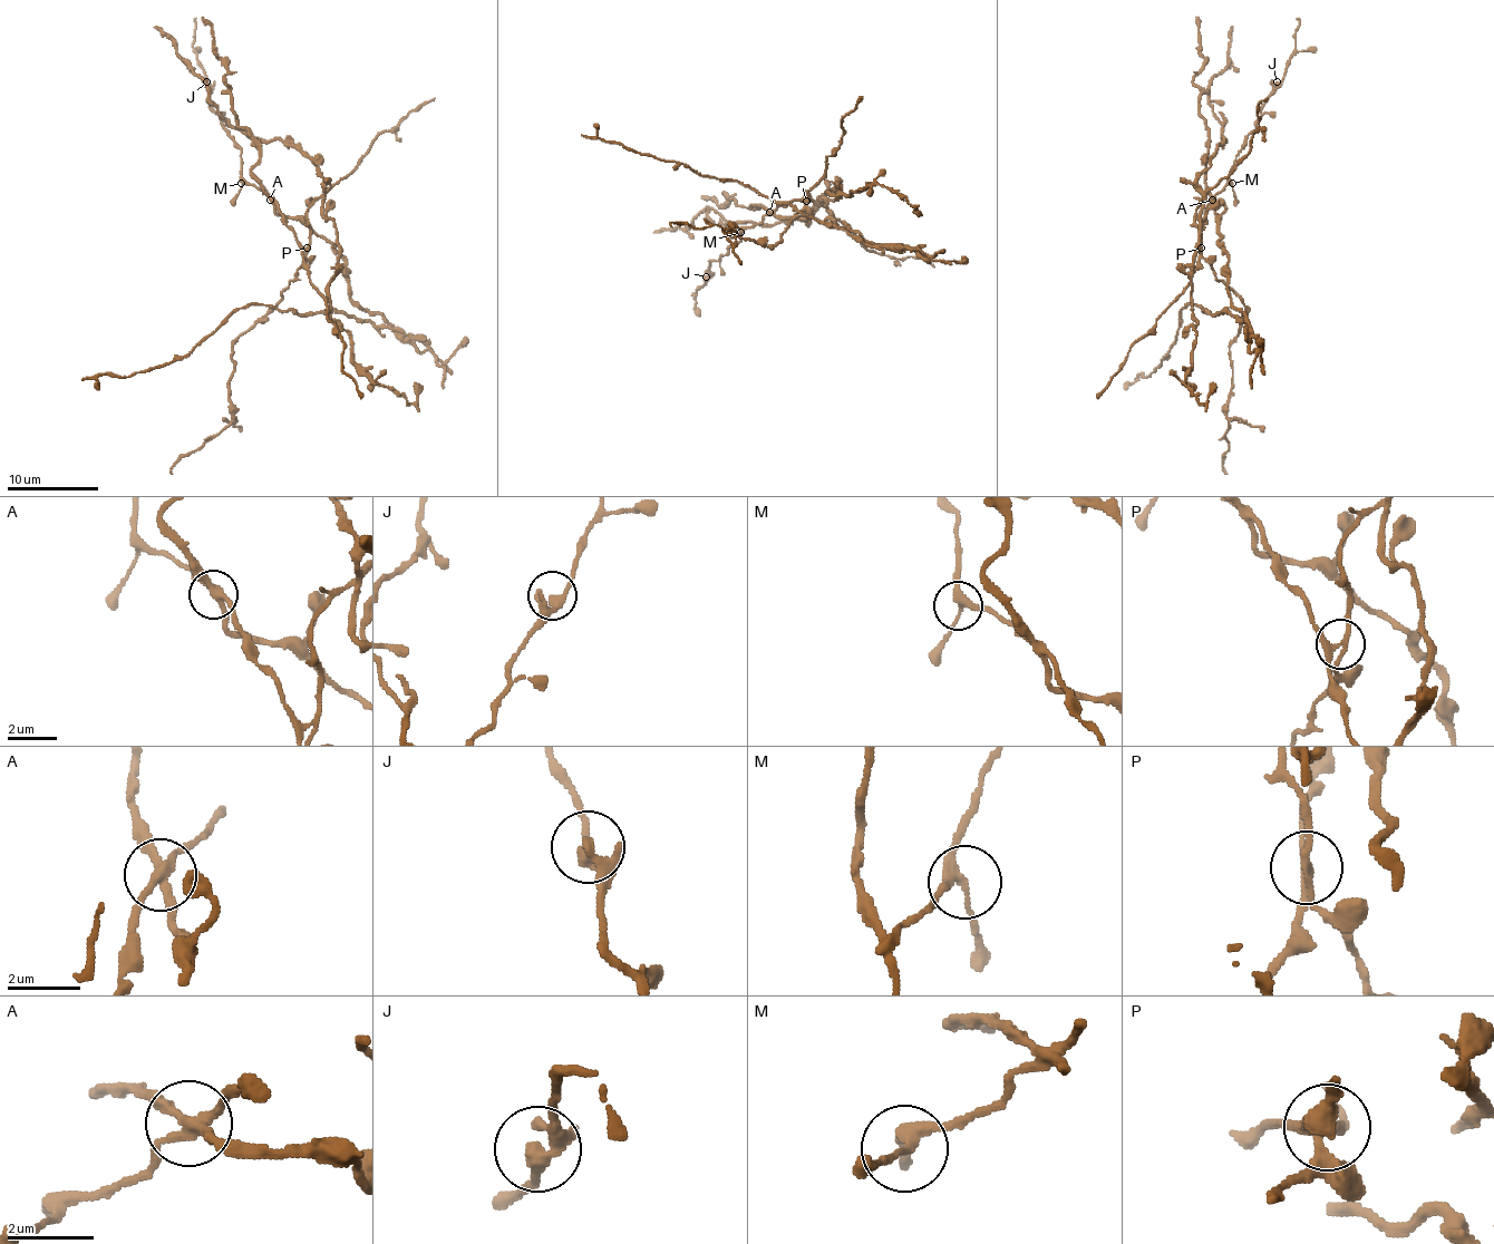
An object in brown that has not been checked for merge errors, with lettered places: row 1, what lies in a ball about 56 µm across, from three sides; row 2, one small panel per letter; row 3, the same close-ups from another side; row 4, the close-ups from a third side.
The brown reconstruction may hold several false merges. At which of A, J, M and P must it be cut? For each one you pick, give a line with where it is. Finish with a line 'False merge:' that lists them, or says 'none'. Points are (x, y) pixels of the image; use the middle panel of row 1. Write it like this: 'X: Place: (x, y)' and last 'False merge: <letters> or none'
A: Place: (769, 212)
P: Place: (806, 201)
False merge: A, P

